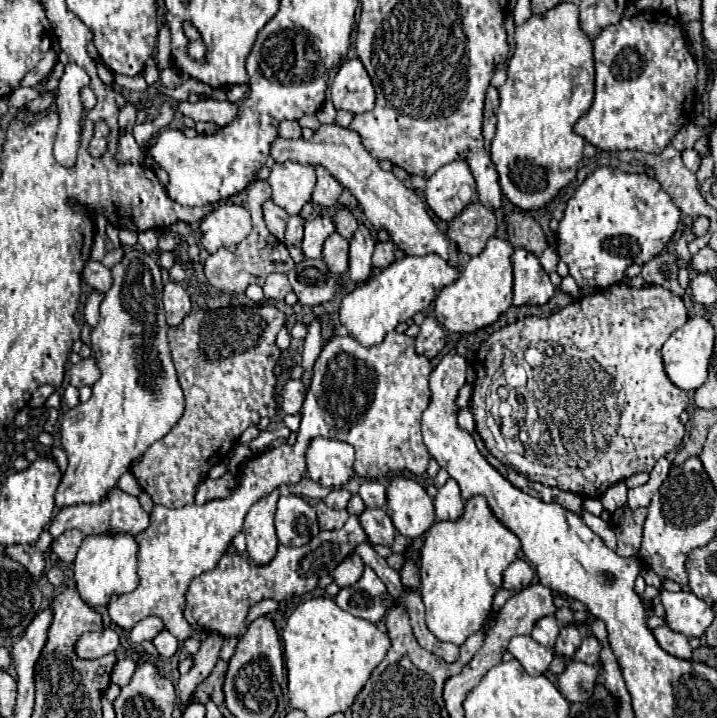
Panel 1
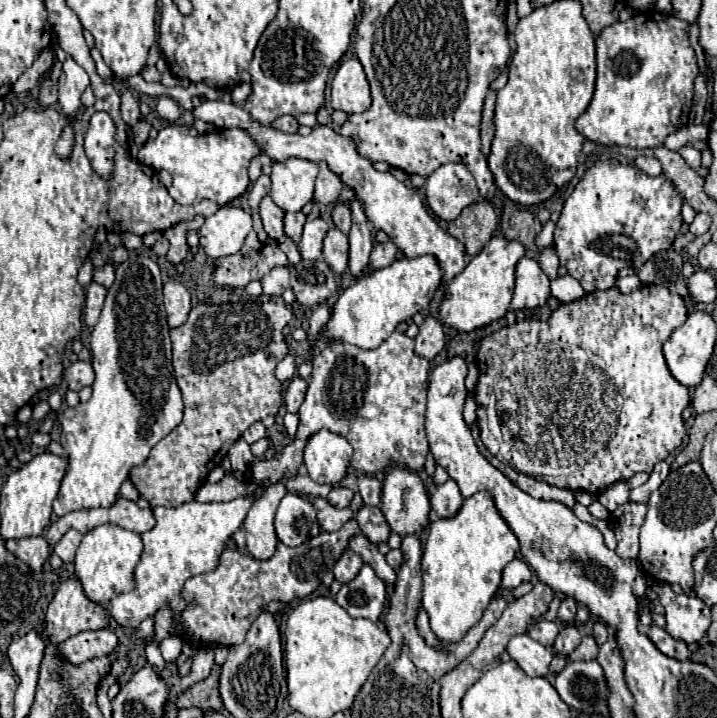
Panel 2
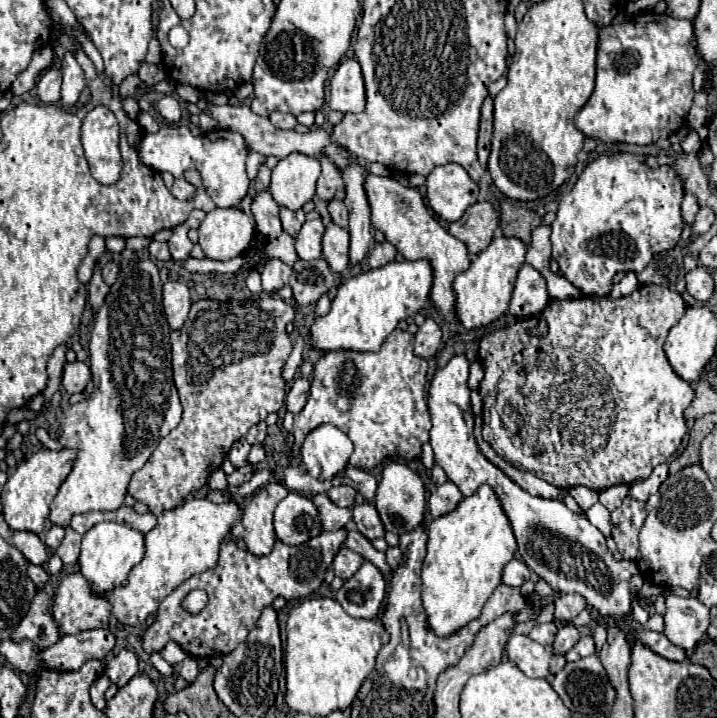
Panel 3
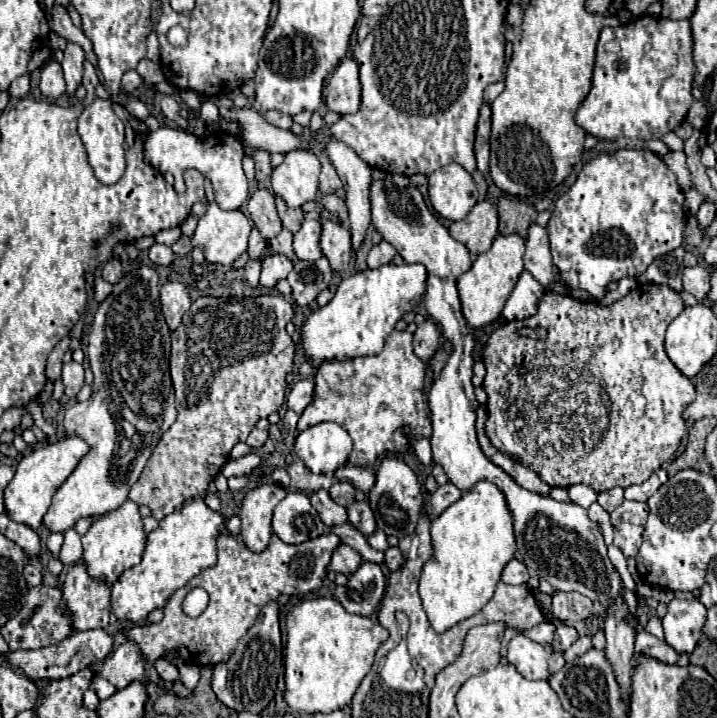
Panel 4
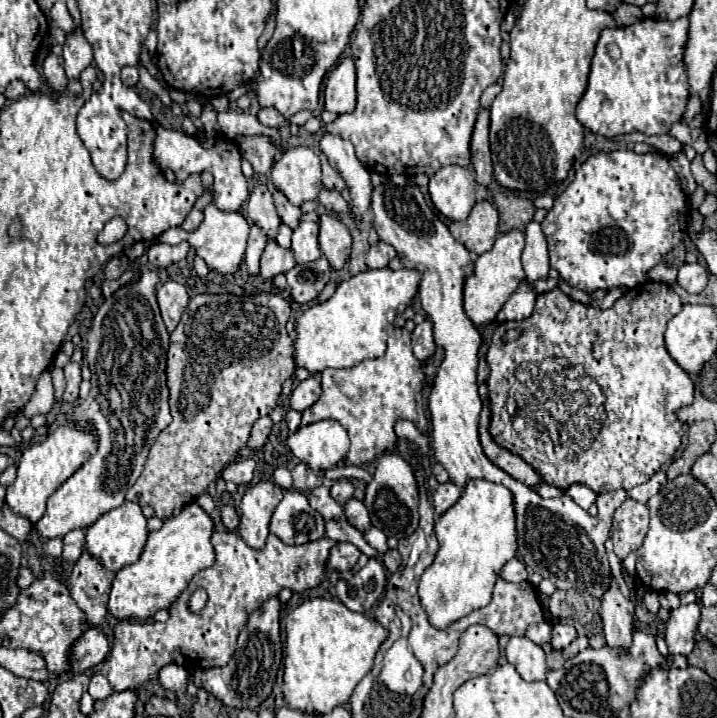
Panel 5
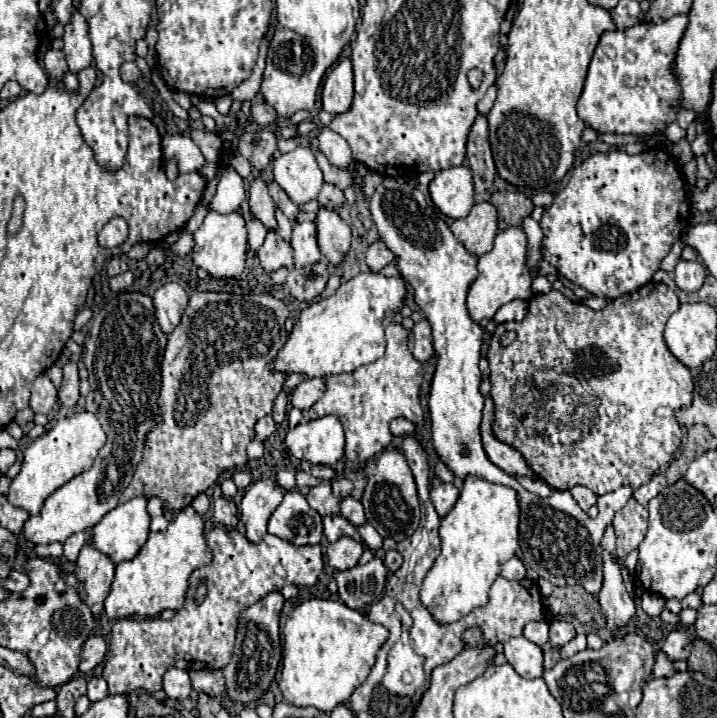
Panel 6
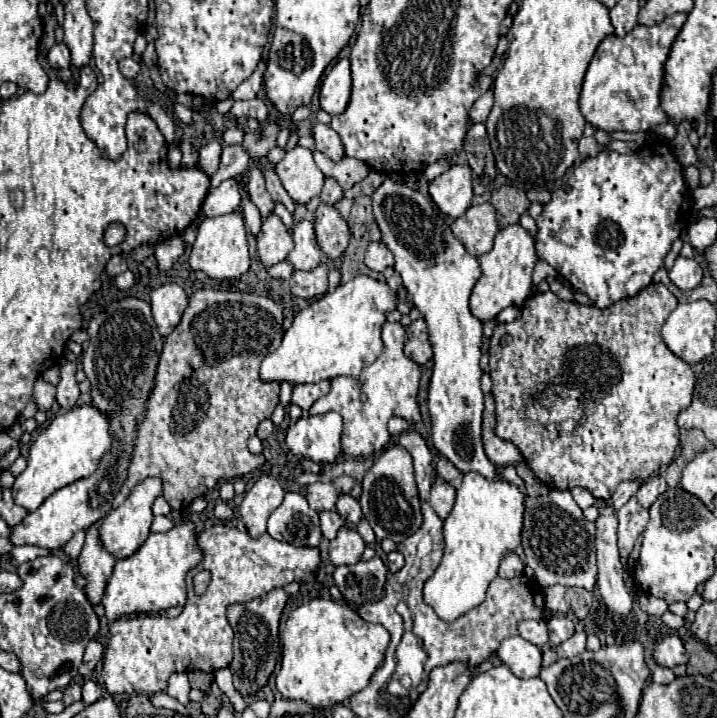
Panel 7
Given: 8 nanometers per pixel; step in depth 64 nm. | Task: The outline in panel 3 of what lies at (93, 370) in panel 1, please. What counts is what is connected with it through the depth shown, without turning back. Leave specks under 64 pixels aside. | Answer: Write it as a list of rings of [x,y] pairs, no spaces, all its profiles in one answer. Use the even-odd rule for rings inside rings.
[[[70,362],[64,366],[64,376],[62,376],[62,386],[66,388],[68,394],[82,392],[90,380],[90,366],[86,362]]]

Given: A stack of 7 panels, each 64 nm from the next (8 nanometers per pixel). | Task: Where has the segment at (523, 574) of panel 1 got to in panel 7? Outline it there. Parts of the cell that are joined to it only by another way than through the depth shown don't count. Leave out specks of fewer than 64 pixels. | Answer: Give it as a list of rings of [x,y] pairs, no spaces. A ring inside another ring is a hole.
[[[510,554],[502,560],[500,572],[498,572],[500,578],[516,578],[516,576],[522,576],[522,574],[524,574],[524,564],[516,554]]]

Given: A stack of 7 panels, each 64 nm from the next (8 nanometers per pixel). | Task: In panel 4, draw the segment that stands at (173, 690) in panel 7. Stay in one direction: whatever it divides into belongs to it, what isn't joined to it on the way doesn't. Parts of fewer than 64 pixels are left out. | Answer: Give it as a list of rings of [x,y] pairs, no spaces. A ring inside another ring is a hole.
[[[166,658],[156,660],[154,666],[156,666],[156,670],[158,670],[158,674],[160,674],[162,680],[166,680],[166,682],[178,682],[178,680],[180,680],[178,668],[176,668],[174,664],[170,664]]]

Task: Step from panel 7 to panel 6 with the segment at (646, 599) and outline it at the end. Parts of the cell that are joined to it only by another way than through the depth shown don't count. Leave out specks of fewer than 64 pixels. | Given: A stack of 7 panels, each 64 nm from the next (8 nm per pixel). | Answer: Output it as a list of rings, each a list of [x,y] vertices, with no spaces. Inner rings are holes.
[[[644,592],[642,596],[642,610],[648,616],[658,616],[664,610],[664,598],[656,592]]]

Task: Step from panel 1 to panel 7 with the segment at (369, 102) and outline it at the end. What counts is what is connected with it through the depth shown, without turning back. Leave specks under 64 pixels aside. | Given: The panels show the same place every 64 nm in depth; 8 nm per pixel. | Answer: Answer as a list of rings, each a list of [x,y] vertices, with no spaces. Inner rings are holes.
[[[342,58],[338,60],[332,70],[326,74],[322,88],[320,88],[320,106],[328,114],[342,114],[350,100],[350,60]]]

